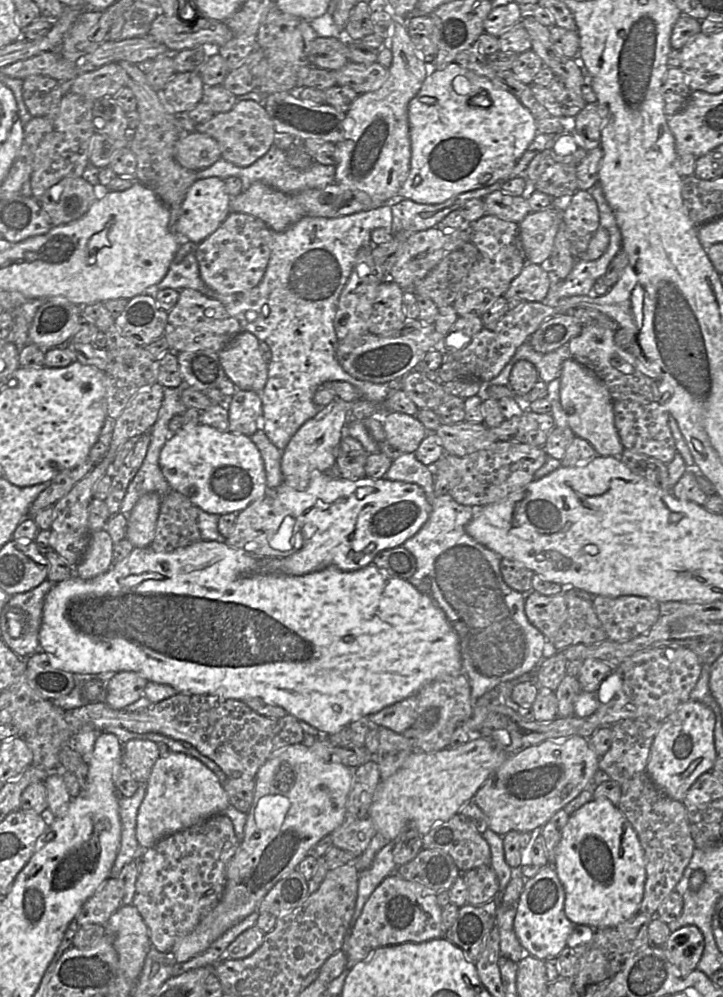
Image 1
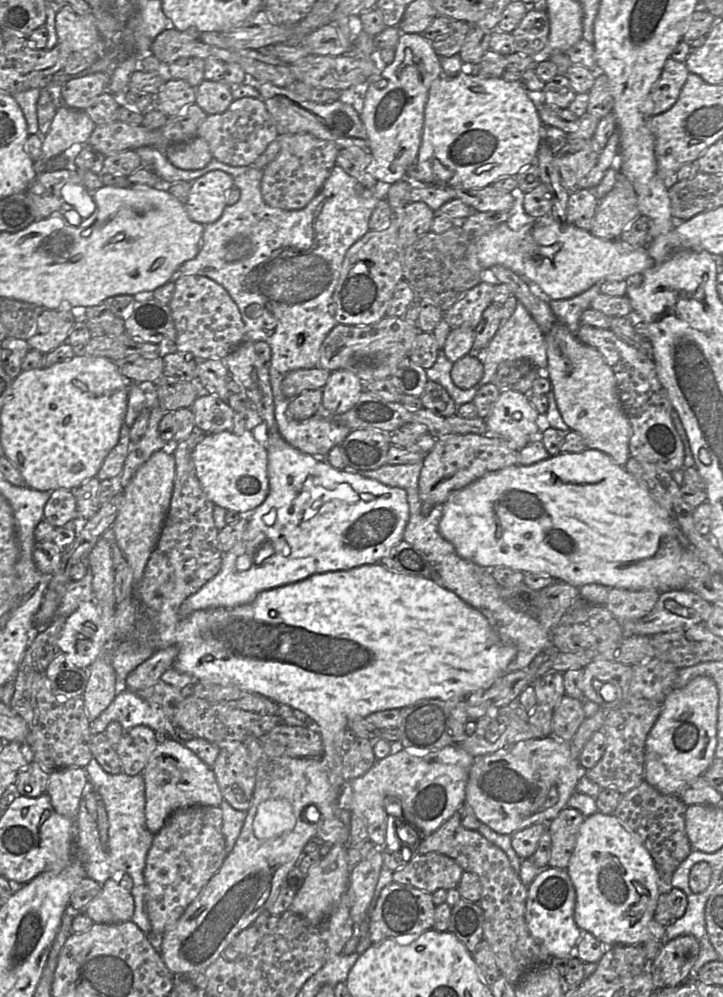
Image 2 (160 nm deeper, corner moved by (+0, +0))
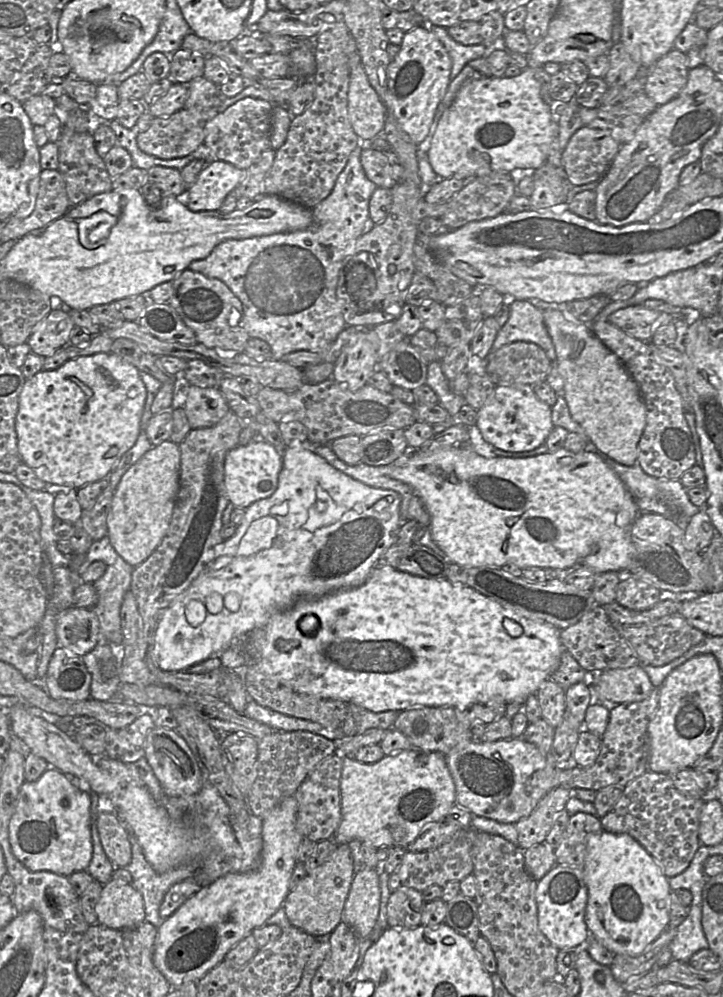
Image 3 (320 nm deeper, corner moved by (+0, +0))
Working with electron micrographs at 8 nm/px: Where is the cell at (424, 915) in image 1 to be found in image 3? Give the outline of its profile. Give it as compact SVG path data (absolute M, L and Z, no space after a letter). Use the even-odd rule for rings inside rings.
M402 887L393 891L387 904L387 923L392 928L414 928L421 925L425 905L422 893Z

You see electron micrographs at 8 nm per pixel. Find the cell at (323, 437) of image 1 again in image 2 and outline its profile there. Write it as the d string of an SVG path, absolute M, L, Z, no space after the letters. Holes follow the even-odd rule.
M348 370L331 372L322 388L322 408L331 416L350 410L364 391L365 384Z

